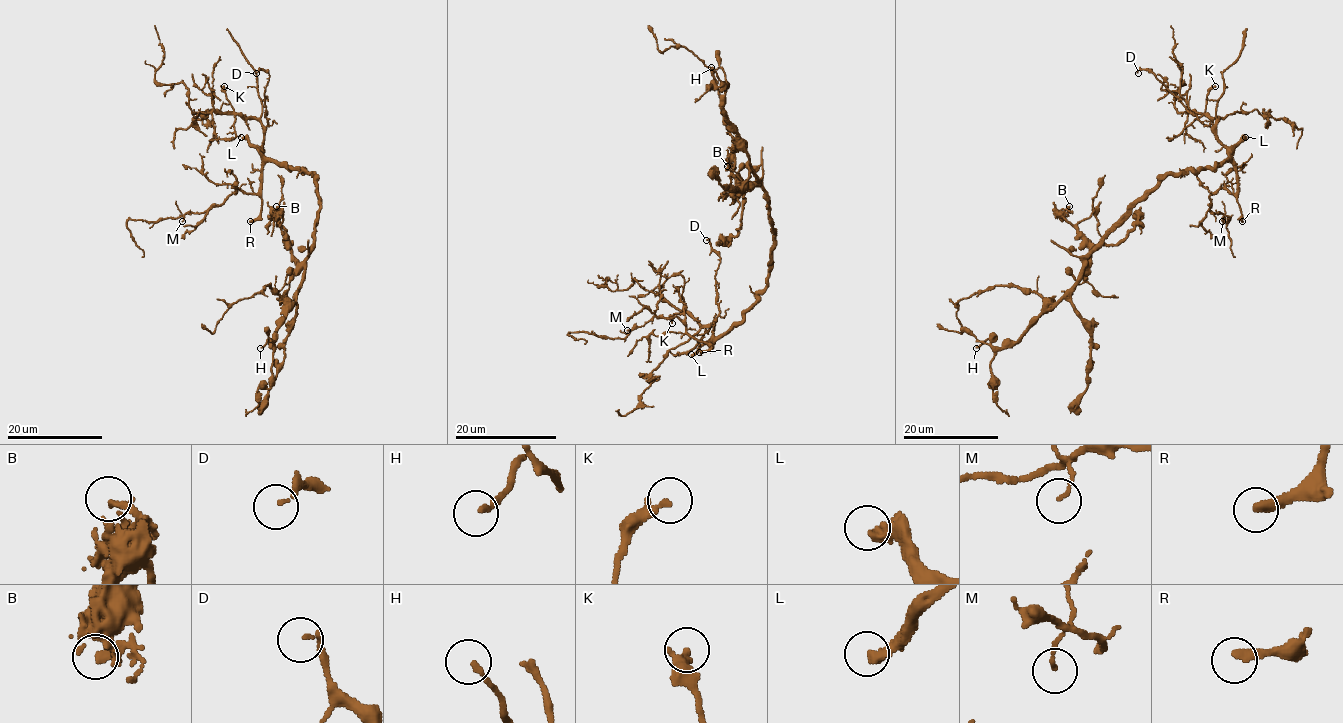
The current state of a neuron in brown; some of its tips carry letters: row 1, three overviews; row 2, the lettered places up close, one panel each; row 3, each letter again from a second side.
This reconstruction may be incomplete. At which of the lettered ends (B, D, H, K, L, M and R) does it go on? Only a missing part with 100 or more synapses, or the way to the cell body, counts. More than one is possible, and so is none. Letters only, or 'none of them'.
L

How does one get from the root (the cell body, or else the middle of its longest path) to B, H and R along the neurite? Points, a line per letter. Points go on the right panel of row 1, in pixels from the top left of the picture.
B: (1154, 187), (1104, 236), (1104, 240), (1088, 257), (1088, 263), (1088, 240), (1064, 218), (1069, 206)
H: (1154, 187), (1104, 236), (1104, 240), (1086, 259), (1082, 276), (1015, 342), (995, 348), (988, 339), (976, 348)
R: (1154, 187), (1169, 175), (1211, 169), (1229, 162), (1235, 171), (1236, 202), (1242, 221)

